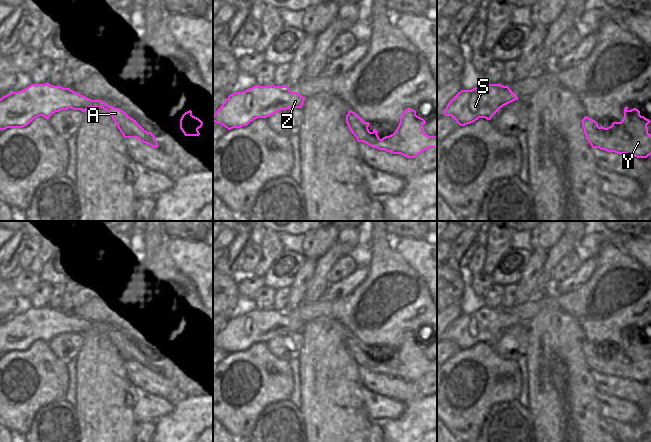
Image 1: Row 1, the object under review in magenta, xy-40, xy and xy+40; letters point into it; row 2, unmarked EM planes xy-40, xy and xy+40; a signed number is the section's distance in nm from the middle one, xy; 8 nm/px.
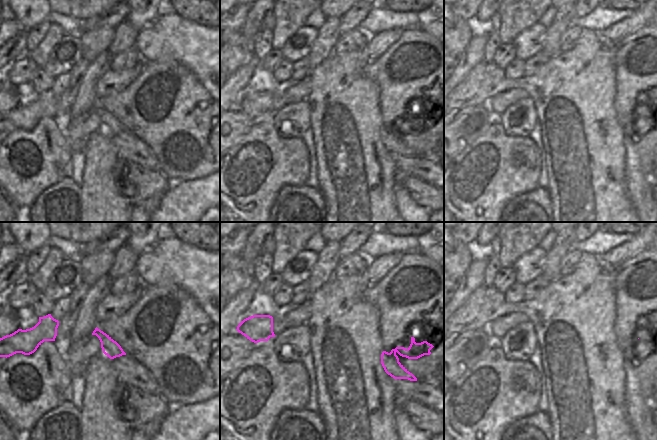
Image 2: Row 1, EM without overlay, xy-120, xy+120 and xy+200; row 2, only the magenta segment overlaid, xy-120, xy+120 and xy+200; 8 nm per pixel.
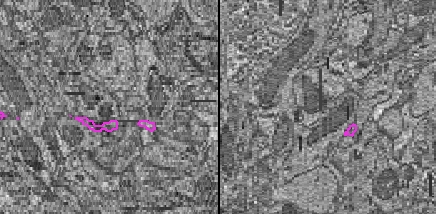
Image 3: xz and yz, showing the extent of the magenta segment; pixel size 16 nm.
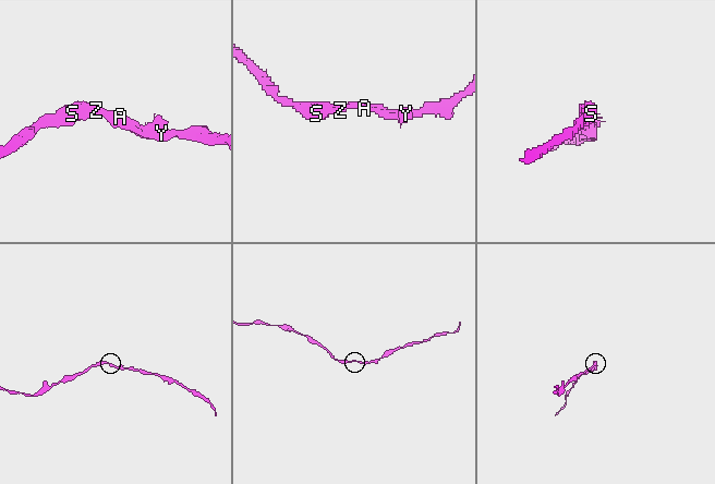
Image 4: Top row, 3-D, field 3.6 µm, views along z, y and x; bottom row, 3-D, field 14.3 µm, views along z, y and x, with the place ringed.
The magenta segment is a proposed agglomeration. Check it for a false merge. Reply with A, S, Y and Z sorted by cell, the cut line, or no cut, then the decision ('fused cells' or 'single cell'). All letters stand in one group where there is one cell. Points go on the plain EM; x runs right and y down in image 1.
groups A S Y Z; cut none; single cell

